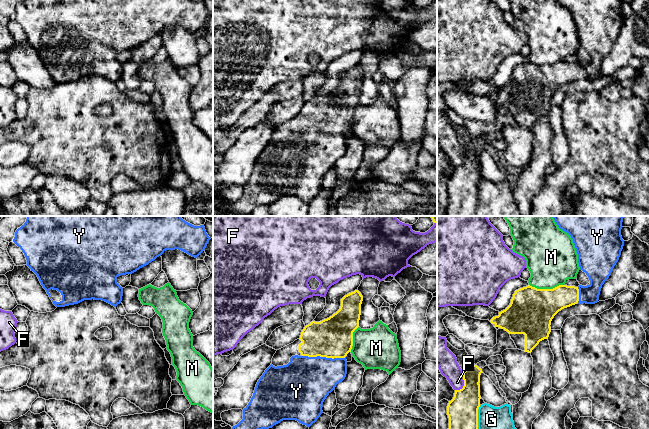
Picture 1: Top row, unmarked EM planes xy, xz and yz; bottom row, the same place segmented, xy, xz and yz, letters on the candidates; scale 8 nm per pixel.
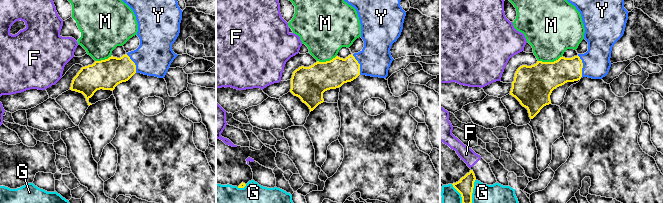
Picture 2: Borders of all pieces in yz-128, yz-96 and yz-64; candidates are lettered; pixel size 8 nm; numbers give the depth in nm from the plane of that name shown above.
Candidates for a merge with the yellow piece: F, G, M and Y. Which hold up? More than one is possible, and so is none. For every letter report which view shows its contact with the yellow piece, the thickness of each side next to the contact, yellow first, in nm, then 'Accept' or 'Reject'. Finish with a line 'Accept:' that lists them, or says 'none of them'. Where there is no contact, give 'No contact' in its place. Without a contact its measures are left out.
F: Touches yellow in yz. Thickness 240 nm (yellow) against 160 nm. Reject
G: Touches yellow in yz. Thickness 240 nm (yellow) against 190 nm. Reject
M: Touches yellow in yz. Thickness 360 nm (yellow) against 400 nm. Reject
Y: Touches yellow in xz. Thickness 320 nm (yellow) against 400 nm. Accept
Accept: Y

